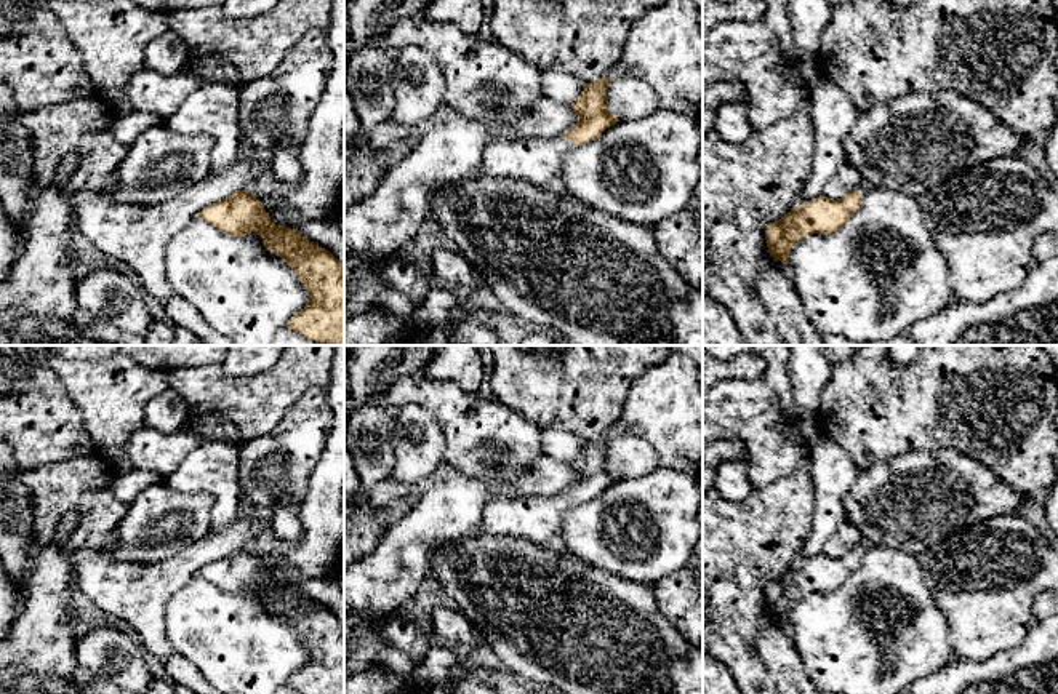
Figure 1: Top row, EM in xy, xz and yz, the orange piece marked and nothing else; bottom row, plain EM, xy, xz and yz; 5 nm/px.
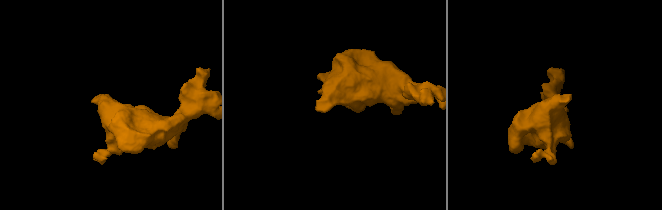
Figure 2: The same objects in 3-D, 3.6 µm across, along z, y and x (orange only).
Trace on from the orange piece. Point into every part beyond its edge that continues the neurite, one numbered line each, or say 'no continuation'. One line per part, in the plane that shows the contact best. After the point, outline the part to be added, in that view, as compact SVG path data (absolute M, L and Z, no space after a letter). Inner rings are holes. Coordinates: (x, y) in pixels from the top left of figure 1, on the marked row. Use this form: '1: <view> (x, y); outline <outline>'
1: xz (537, 160); outline M563 136L495 139L483 150L479 174L533 185L557 184L562 160L575 147Z

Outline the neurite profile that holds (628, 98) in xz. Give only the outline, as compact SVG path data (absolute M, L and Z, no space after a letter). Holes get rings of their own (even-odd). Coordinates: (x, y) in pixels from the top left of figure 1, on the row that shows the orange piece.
M621 67L608 77L605 109L619 122L642 118L659 110L659 99L645 82Z

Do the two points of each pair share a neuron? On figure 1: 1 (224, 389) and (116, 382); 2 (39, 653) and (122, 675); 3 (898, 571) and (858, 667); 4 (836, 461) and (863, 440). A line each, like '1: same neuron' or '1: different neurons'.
1: different neurons
2: different neurons
3: same neuron
4: different neurons

